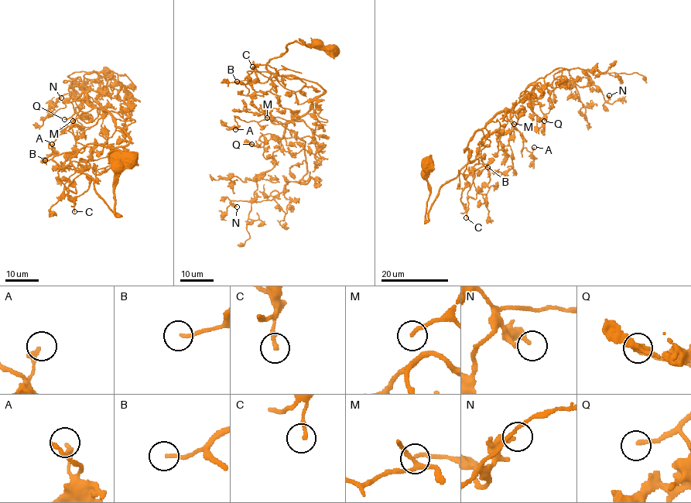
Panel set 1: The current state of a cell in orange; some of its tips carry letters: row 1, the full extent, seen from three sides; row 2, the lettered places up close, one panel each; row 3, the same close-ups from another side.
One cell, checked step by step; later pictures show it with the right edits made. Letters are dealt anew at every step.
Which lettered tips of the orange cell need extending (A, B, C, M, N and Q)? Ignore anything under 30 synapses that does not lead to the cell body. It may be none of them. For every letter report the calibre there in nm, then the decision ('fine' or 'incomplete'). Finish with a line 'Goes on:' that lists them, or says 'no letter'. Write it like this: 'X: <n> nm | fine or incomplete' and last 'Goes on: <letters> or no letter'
A: 240 nm | fine
B: 160 nm | incomplete
C: 200 nm | fine
M: 120 nm | incomplete
N: 280 nm | fine
Q: 180 nm | incomplete
Goes on: B, M, Q

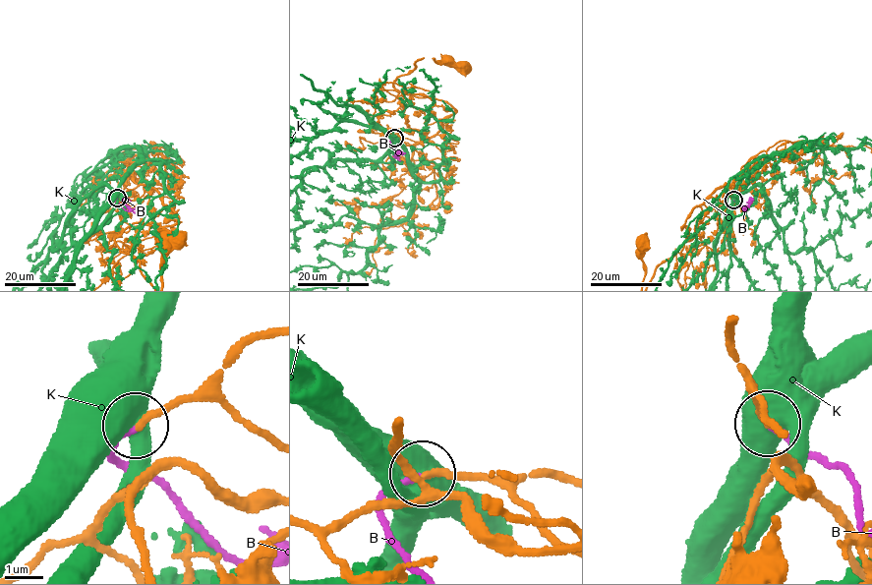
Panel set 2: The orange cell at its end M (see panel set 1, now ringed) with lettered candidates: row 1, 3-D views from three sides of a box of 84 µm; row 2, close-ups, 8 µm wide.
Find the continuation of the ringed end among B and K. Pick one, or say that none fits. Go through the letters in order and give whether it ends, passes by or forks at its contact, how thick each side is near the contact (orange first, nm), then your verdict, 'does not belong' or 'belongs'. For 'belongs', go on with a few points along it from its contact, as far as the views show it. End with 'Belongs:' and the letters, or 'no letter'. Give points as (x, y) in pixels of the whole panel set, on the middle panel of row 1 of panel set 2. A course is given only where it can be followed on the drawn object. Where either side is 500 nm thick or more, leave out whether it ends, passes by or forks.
B: it ends; calibres 130 and 140 nm; belongs; course (394, 138), (389, 142), (397, 151), (396, 156)
K: calibres 130 and 550 nm; does not belong
Belongs: B

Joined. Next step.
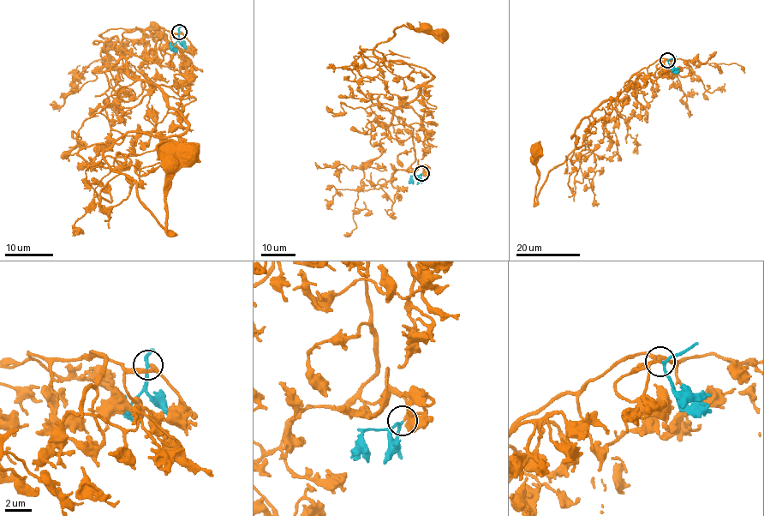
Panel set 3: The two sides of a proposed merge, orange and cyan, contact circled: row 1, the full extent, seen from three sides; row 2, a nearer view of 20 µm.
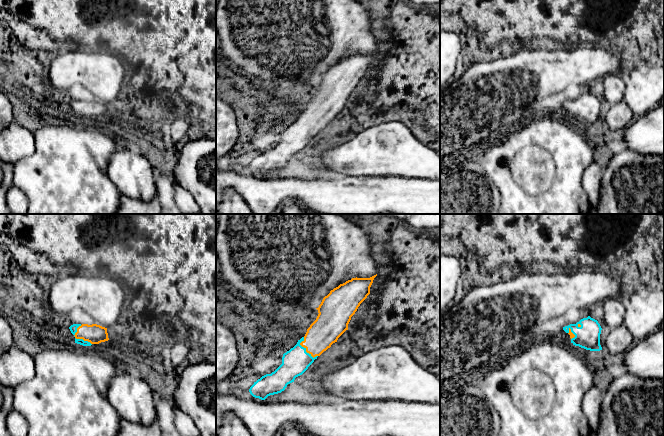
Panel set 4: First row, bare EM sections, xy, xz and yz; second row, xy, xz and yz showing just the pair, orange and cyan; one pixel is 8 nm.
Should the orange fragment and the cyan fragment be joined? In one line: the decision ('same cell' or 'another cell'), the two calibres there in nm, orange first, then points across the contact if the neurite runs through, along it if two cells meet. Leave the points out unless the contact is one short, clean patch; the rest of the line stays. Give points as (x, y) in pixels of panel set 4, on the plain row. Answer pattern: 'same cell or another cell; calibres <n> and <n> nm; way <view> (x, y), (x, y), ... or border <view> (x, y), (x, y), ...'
same cell; calibres 240 and 220 nm; way xz (327, 104), (306, 126), (295, 138)

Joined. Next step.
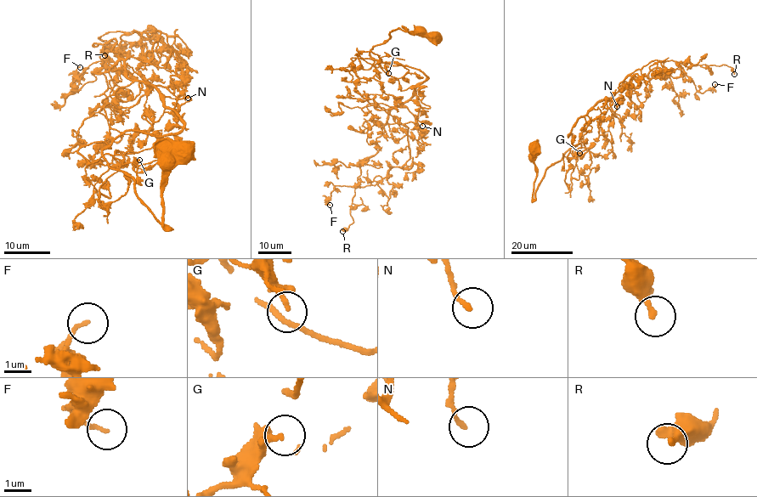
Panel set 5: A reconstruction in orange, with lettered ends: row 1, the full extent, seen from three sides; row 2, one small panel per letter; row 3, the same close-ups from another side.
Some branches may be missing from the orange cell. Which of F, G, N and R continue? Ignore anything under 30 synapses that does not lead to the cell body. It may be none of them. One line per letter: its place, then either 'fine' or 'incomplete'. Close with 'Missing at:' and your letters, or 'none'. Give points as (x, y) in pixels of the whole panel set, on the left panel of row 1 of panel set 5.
F: at (80, 67); fine
G: at (139, 160); fine
N: at (188, 98); fine
R: at (104, 55); fine
Missing at: none

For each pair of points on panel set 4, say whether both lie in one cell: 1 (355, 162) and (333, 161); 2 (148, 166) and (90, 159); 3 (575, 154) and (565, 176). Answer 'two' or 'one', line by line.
1: one
2: two
3: one

